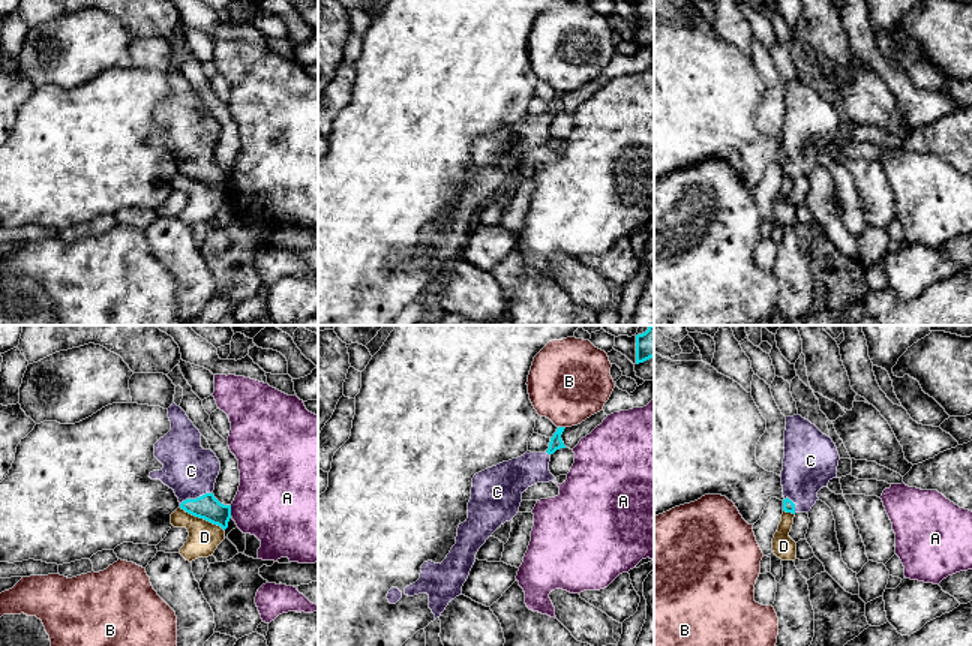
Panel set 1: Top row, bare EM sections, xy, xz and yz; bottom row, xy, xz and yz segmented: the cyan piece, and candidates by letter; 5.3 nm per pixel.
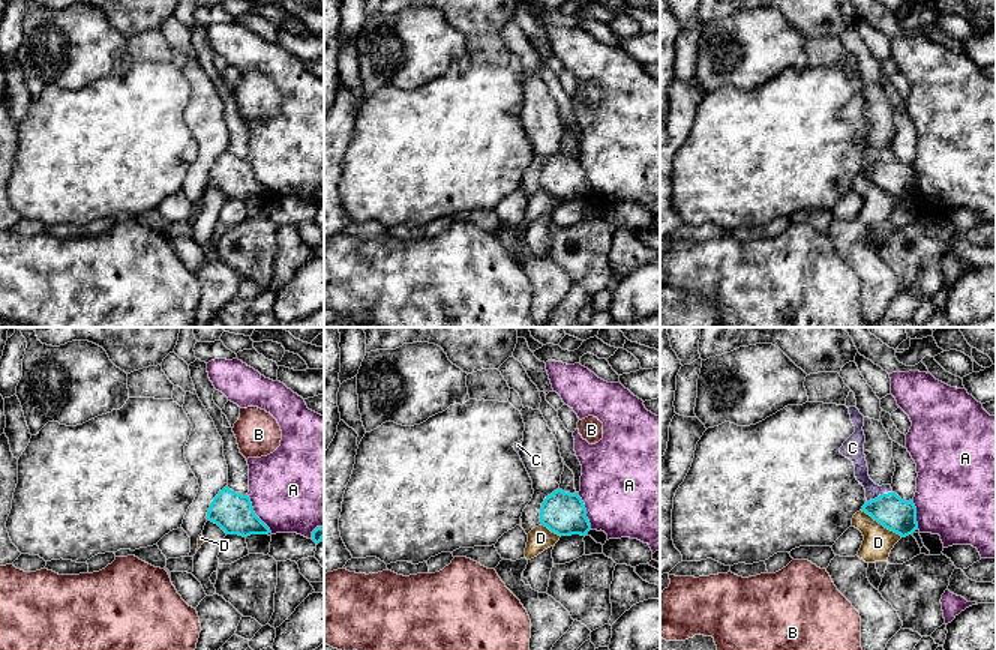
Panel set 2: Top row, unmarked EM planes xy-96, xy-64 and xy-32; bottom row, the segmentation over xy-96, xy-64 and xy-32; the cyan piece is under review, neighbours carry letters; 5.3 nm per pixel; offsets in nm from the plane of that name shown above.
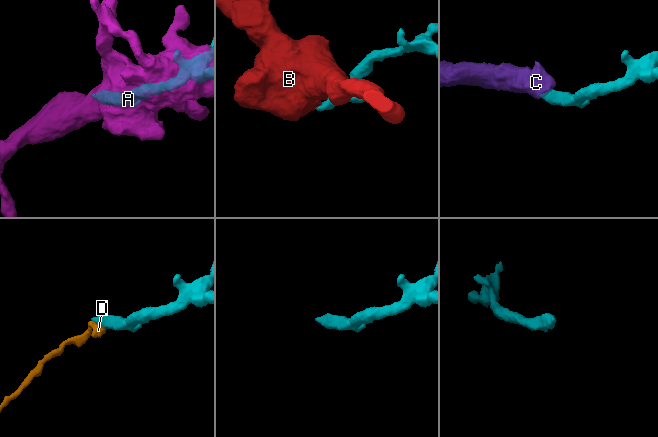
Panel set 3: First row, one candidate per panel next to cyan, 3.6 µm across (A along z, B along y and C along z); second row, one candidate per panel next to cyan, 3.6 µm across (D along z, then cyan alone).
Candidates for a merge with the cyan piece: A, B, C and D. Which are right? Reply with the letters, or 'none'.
C

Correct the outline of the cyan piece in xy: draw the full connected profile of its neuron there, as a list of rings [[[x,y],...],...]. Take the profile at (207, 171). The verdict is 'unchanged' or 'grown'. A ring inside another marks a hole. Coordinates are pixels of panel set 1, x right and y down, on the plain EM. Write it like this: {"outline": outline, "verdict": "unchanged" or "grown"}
{"outline": [[[172,67],[168,82],[171,94],[154,108],[154,121],[164,132],[148,141],[172,153],[182,174],[225,195],[231,169],[220,168],[213,159],[220,135],[219,123],[201,111],[200,94],[180,70]]], "verdict": "grown"}

